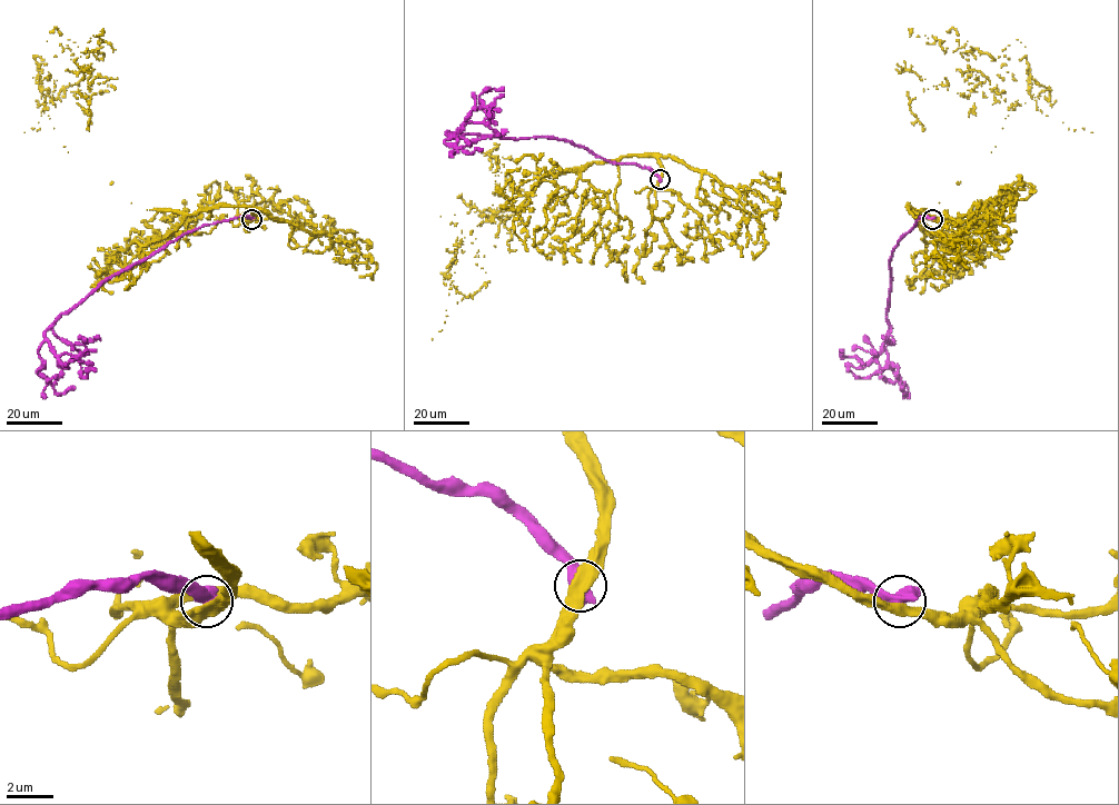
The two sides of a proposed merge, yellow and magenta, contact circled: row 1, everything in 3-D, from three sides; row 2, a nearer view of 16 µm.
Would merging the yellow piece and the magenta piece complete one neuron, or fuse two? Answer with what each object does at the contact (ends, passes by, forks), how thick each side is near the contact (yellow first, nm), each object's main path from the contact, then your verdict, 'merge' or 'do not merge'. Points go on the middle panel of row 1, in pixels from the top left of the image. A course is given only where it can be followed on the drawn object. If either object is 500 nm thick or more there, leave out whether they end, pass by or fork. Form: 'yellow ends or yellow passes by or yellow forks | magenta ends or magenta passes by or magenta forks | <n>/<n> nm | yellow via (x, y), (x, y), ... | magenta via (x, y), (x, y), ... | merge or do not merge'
480/750 nm | yellow via (660, 179), (655, 157), (624, 155), (555, 175), (494, 212), (507, 217), (484, 215), (506, 207), (511, 156) | magenta via (660, 179), (649, 168), (611, 162), (562, 140), (453, 135), (464, 123), (488, 127), (489, 107), (504, 93) | do not merge

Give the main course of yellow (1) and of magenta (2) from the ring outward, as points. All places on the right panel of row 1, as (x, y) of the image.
1: (931, 219), (908, 206), (916, 214), (927, 210), (960, 182), (969, 66), (956, 40), (928, 43), (909, 29)
2: (931, 218), (923, 216), (917, 220), (892, 251), (890, 330), (874, 354), (879, 368), (860, 377), (847, 370)

